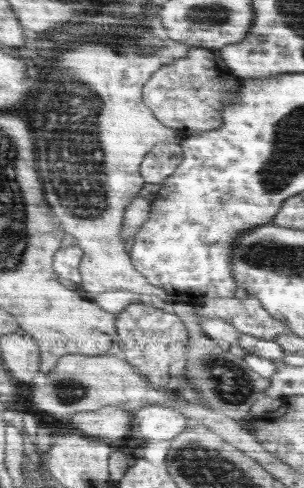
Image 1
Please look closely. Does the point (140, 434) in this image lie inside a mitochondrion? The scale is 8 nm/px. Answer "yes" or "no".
no

